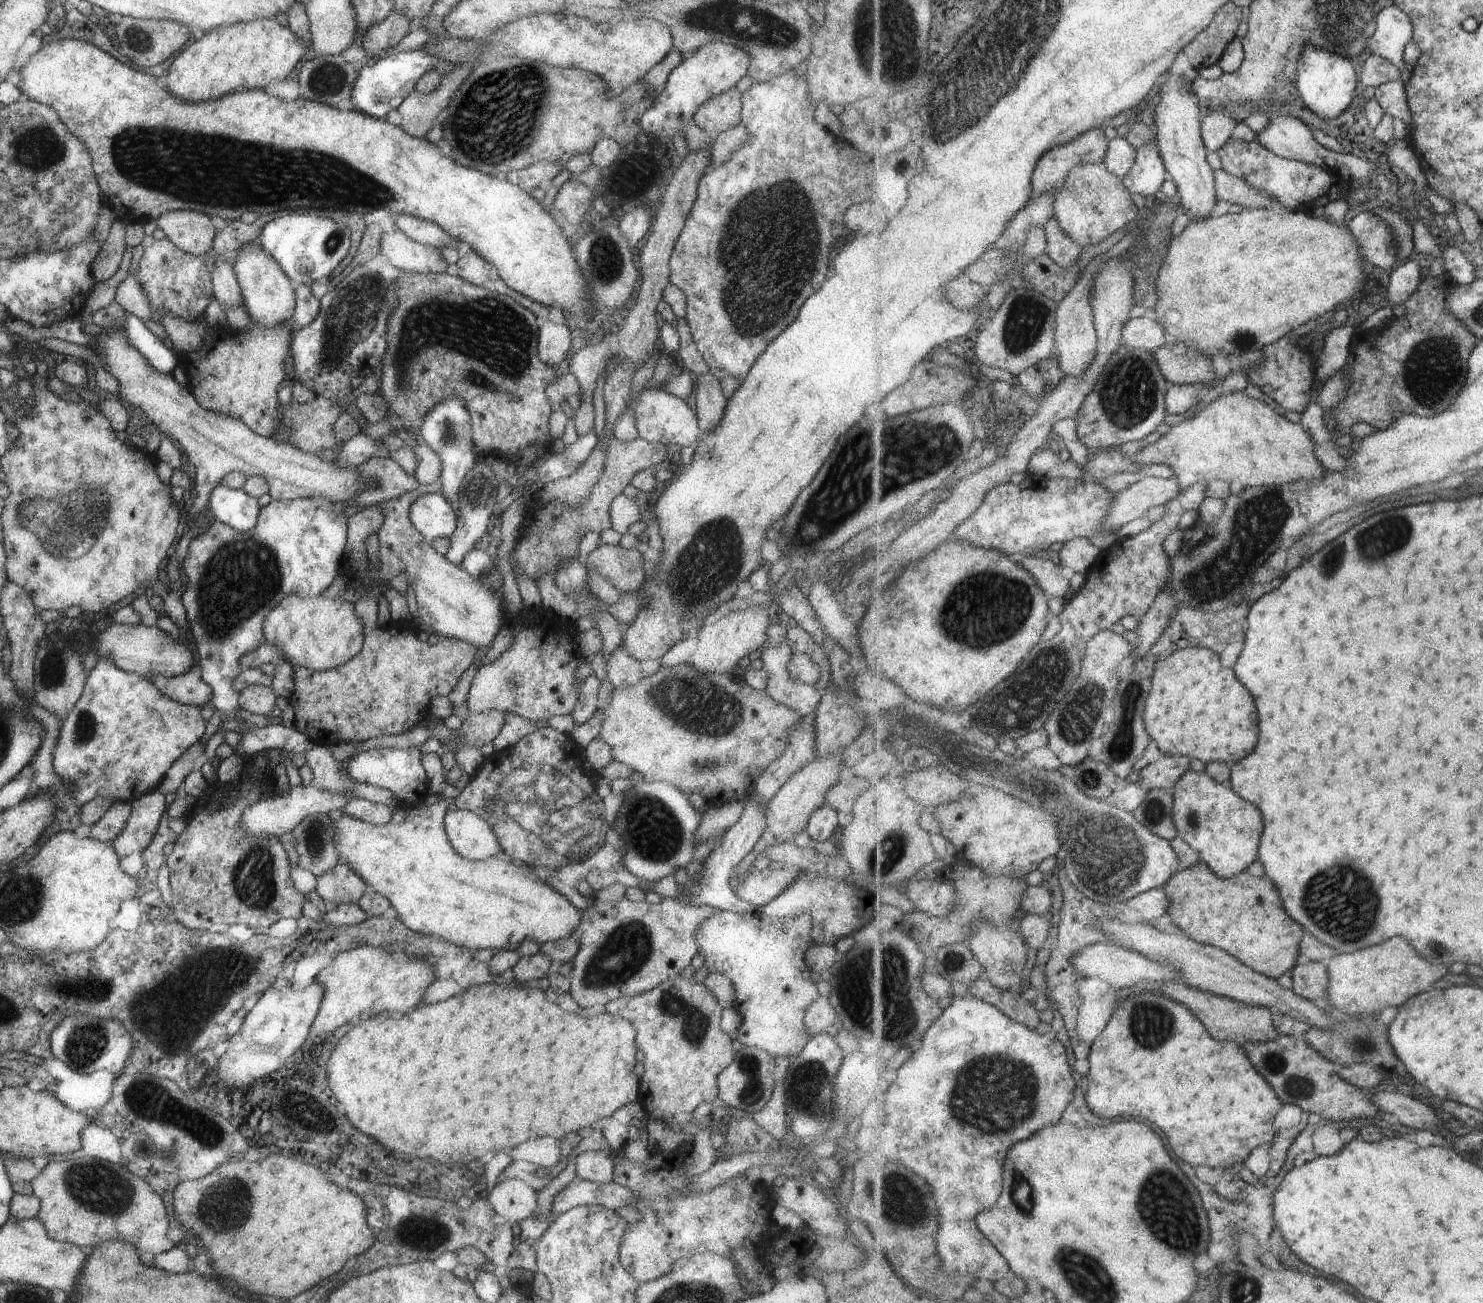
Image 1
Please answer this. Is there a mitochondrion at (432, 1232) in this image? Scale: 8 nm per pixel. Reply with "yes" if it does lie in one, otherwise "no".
yes

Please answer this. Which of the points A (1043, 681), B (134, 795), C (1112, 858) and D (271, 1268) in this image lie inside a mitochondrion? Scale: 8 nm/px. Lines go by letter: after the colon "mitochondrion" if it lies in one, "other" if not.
A: mitochondrion
B: other
C: mitochondrion
D: other

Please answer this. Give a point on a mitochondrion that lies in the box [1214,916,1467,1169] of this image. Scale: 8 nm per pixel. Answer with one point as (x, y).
(1295, 1086)

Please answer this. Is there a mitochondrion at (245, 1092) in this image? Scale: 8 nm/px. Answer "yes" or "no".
no

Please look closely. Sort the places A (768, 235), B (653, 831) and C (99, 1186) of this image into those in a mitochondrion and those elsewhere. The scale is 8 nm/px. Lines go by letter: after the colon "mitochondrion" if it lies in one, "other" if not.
A: mitochondrion
B: mitochondrion
C: mitochondrion

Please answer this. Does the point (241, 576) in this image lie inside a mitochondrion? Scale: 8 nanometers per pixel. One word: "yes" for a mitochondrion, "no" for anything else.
yes

